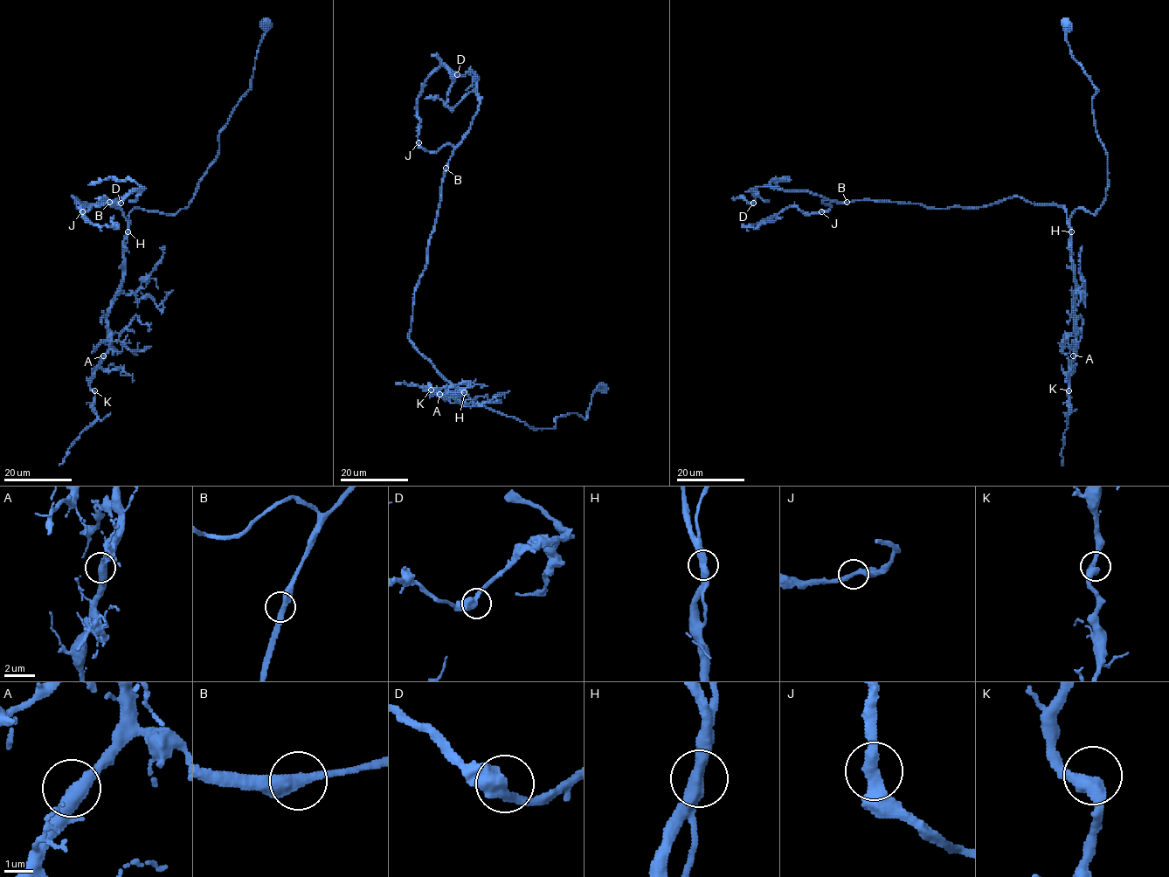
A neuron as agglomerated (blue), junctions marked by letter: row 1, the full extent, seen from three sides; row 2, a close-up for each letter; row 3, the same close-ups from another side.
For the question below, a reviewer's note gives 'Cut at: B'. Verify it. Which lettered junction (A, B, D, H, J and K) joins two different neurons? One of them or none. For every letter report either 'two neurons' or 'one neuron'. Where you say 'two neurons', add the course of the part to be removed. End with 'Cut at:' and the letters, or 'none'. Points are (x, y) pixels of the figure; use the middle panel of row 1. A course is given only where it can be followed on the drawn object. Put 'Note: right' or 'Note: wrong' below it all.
A: one neuron
B: one neuron
D: one neuron
H: one neuron
J: one neuron
K: one neuron
Cut at: none
Note: wrong

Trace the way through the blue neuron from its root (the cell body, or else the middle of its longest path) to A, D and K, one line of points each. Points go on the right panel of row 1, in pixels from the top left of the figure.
A: (1019, 197), (1040, 204), (1056, 203), (1066, 211), (1075, 285), (1074, 314), (1077, 350), (1073, 355)
D: (1019, 197), (976, 207), (929, 208), (870, 200), (832, 202), (807, 191), (757, 186), (751, 189), (753, 203)
K: (1019, 197), (1031, 203), (1061, 205), (1069, 224), (1075, 285), (1074, 314), (1077, 350), (1068, 371), (1068, 390)

